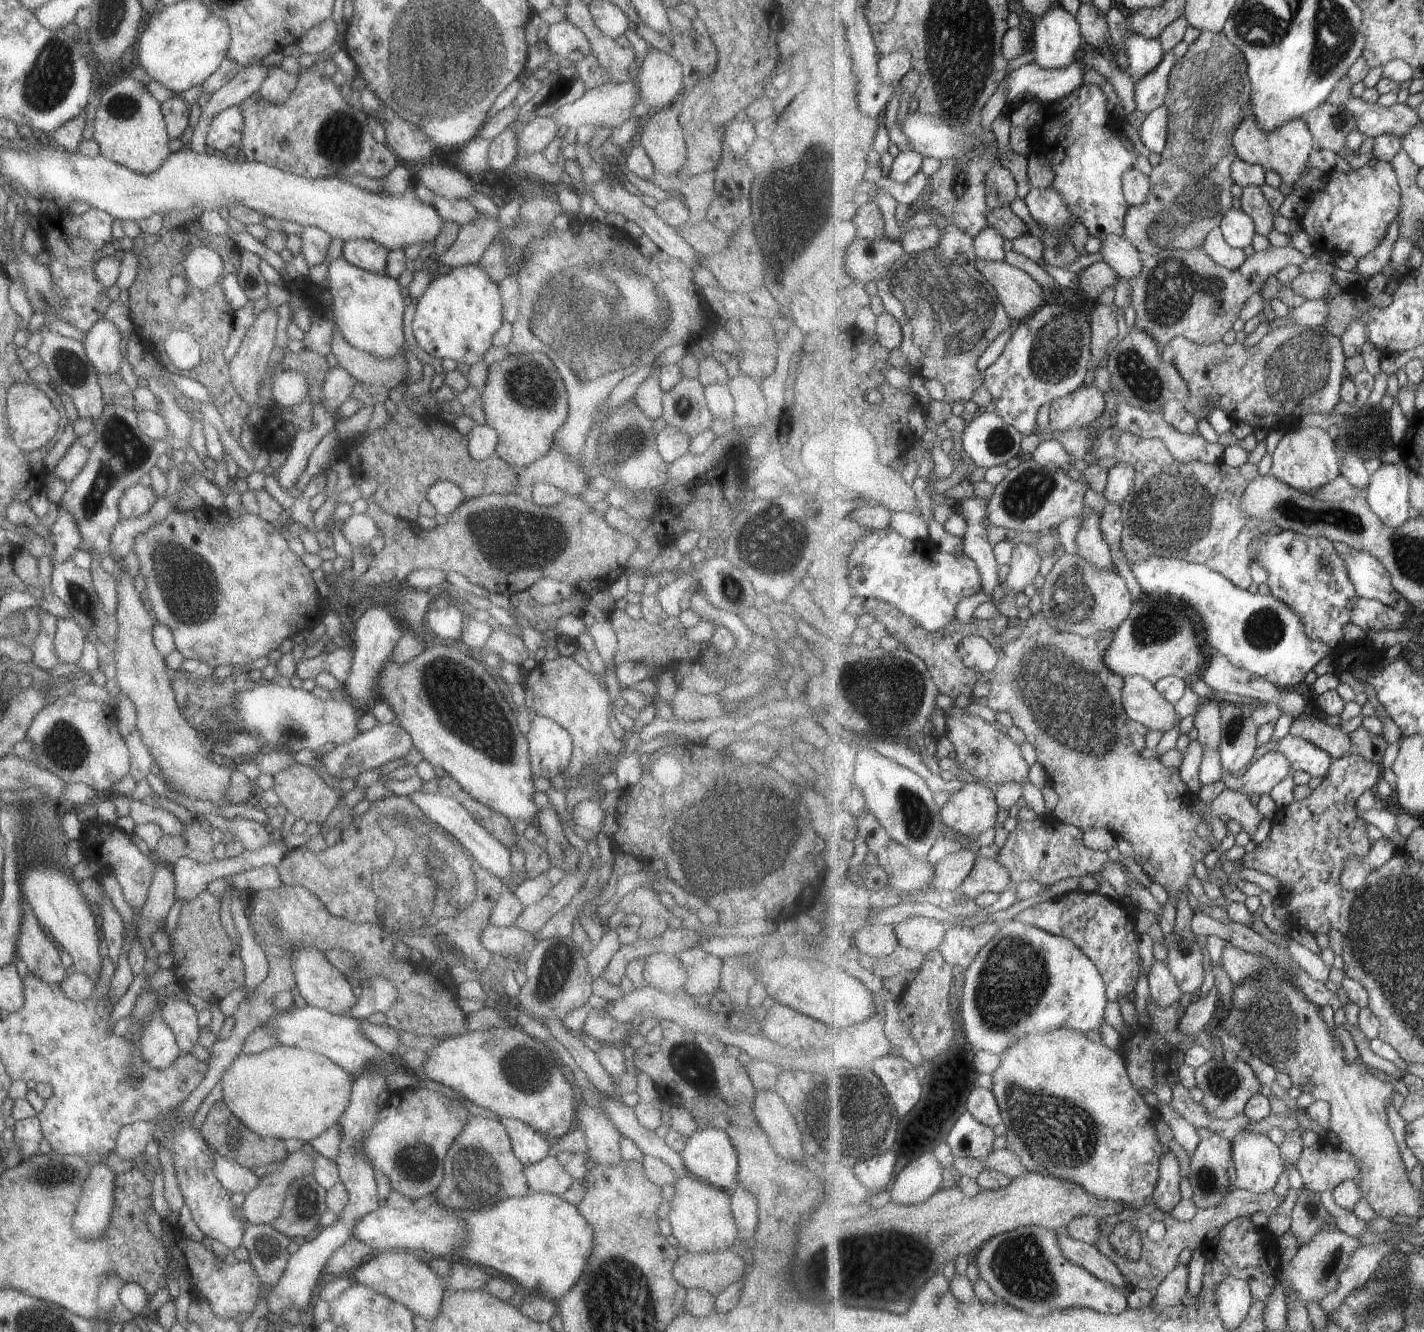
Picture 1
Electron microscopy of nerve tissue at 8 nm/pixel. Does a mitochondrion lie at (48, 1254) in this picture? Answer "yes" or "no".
no

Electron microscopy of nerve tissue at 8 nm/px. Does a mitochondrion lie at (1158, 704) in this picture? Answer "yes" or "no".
no

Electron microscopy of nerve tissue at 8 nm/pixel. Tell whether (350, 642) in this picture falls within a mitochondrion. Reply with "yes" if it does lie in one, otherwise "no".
no

